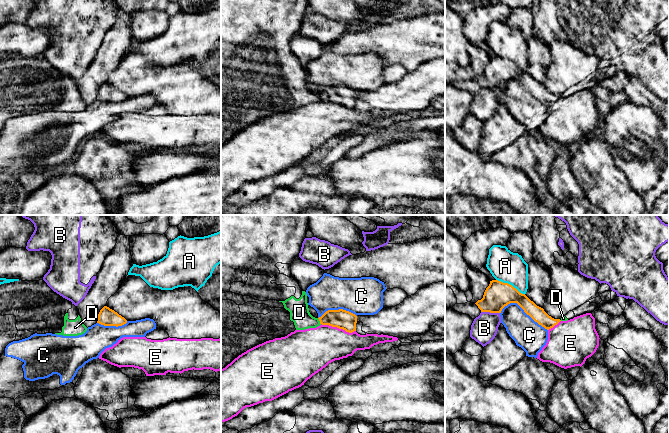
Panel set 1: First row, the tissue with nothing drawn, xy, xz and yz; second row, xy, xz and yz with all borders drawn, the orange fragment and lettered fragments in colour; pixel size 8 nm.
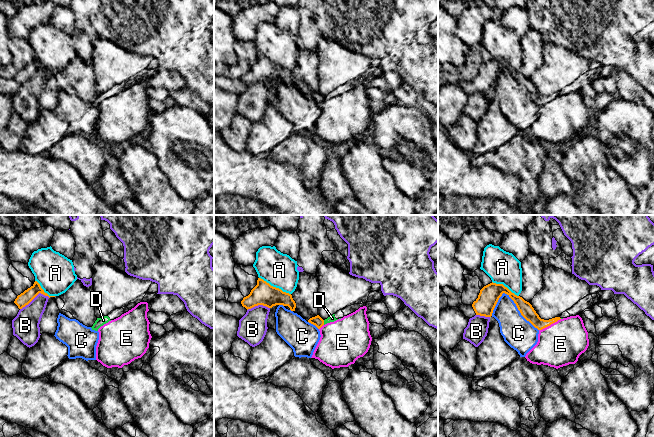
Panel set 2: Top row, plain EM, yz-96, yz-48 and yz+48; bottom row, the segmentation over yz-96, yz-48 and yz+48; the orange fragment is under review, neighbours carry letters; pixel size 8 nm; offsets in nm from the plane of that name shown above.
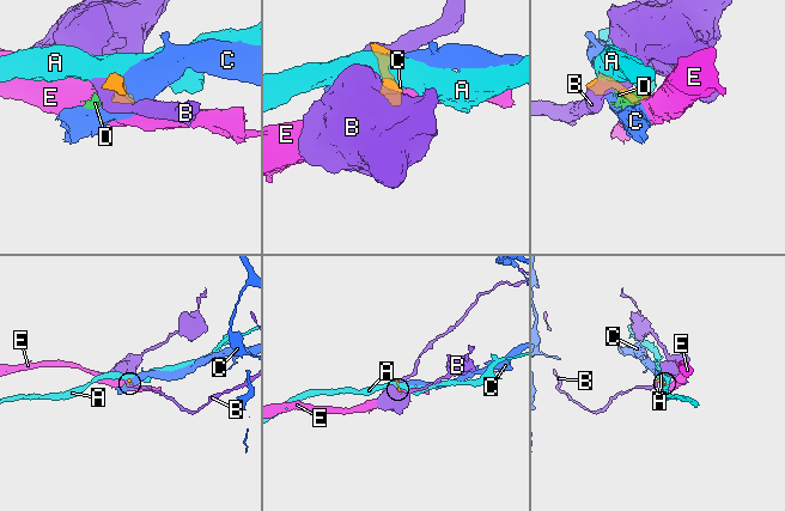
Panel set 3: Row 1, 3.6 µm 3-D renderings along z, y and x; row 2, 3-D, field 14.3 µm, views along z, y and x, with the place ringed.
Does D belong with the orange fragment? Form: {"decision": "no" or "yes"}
{"decision": "no"}

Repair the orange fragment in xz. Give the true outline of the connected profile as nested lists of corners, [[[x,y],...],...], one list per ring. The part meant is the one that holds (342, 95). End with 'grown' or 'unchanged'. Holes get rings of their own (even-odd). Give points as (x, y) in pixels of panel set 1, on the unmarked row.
[[[343,85],[328,86],[318,95],[322,101],[337,103],[349,109],[356,107],[357,92]]]; unchanged

